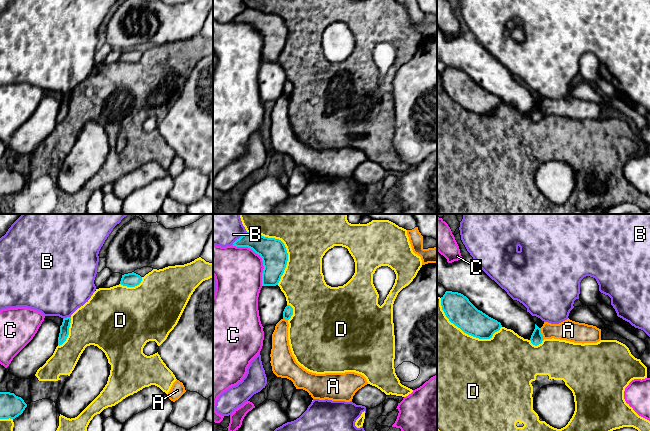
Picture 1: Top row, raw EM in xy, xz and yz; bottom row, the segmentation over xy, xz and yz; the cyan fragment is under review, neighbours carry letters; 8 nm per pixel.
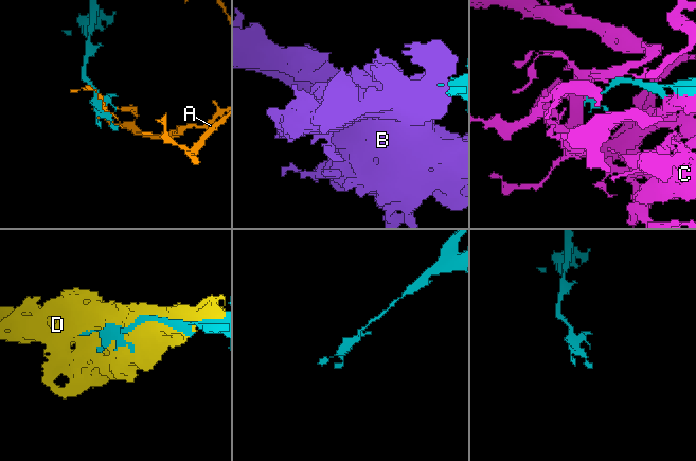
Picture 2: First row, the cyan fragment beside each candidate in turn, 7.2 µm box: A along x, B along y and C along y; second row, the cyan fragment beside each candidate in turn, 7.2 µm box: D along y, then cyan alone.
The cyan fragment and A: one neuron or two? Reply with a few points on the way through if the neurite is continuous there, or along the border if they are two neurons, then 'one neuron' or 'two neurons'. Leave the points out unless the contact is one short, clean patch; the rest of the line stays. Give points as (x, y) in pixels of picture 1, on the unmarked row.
border yz (540, 104), (543, 115); two neurons

